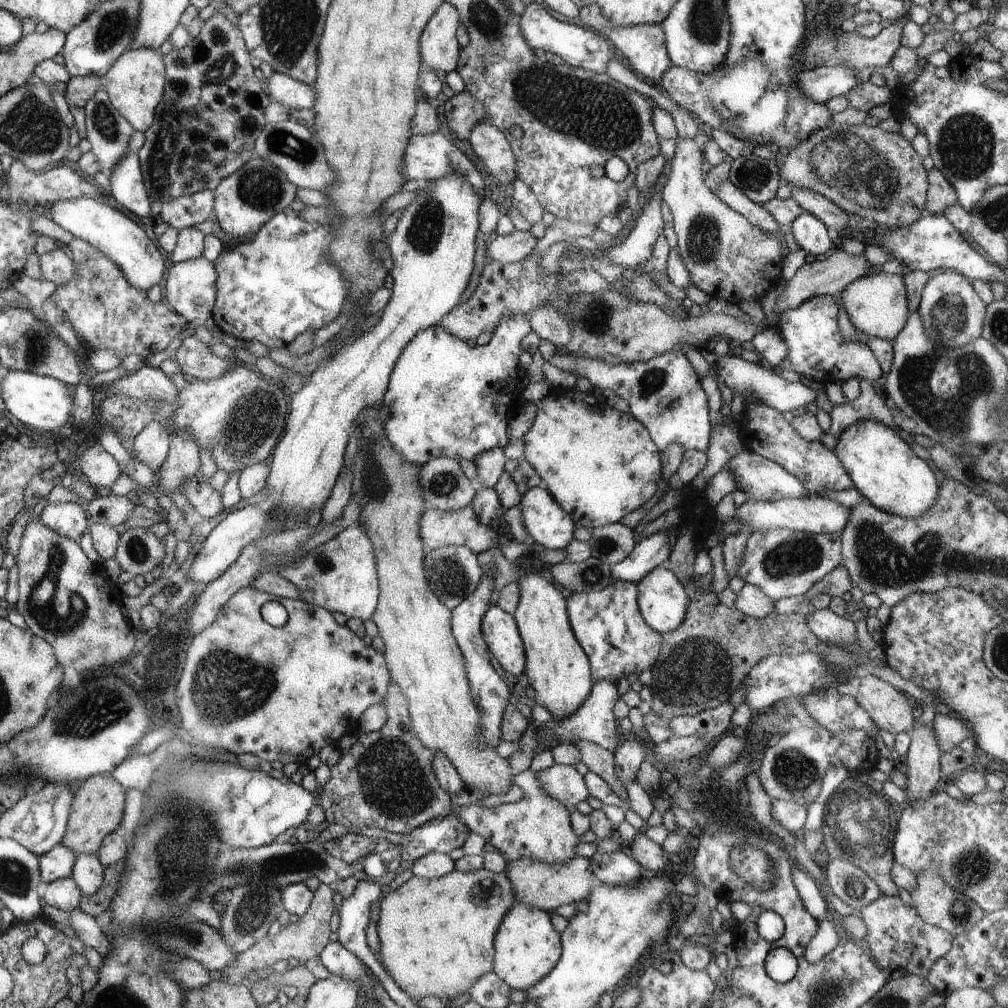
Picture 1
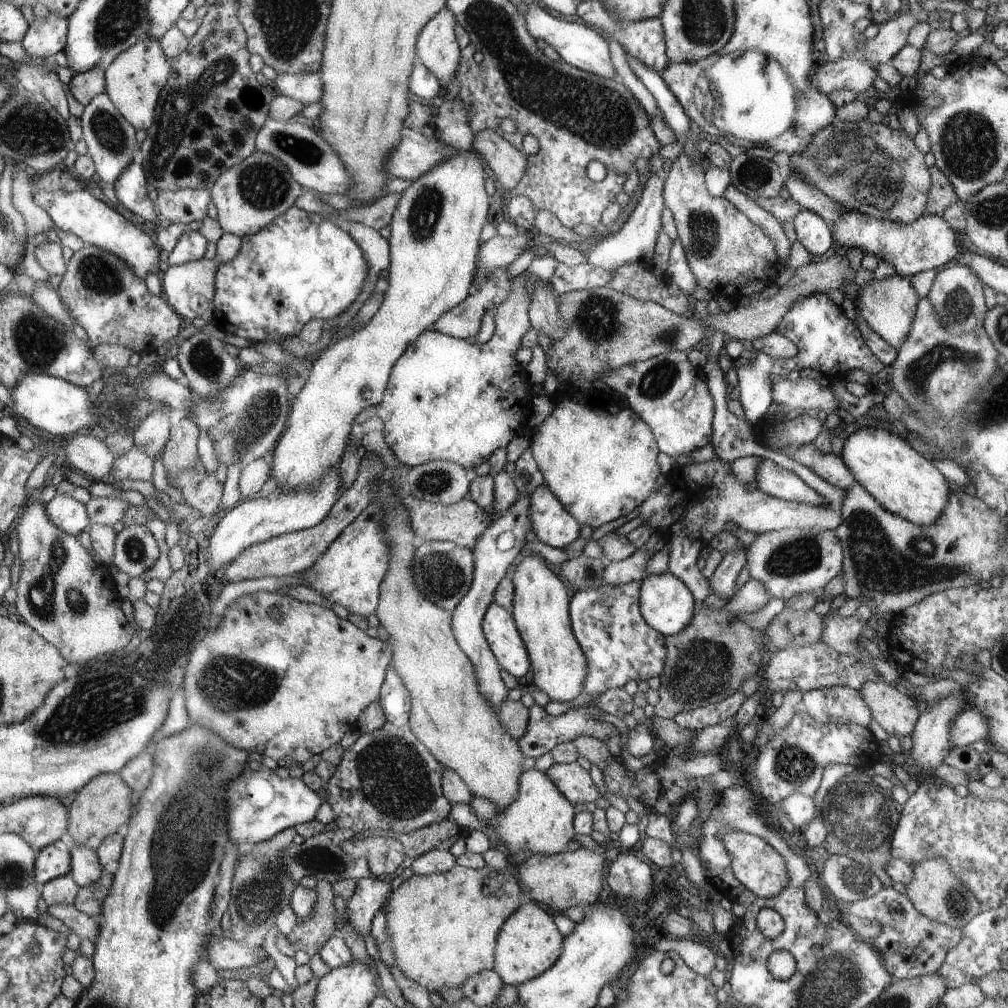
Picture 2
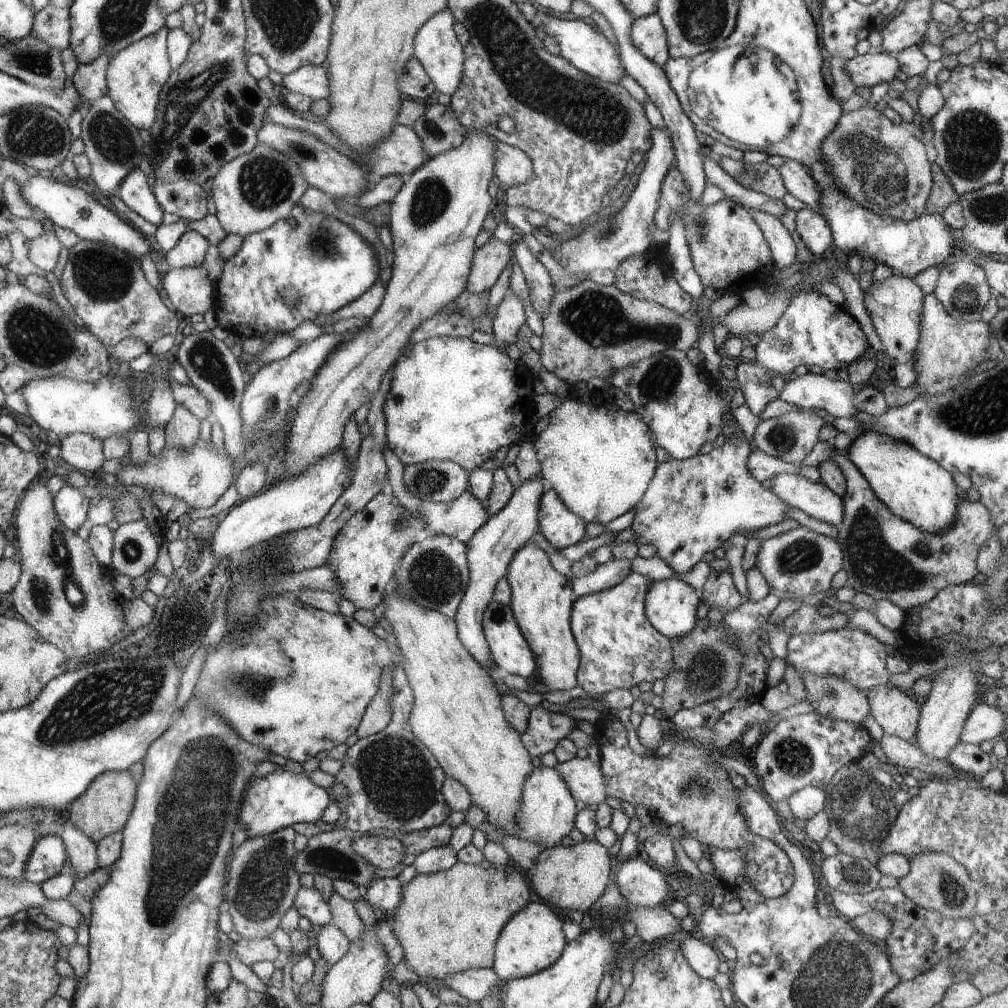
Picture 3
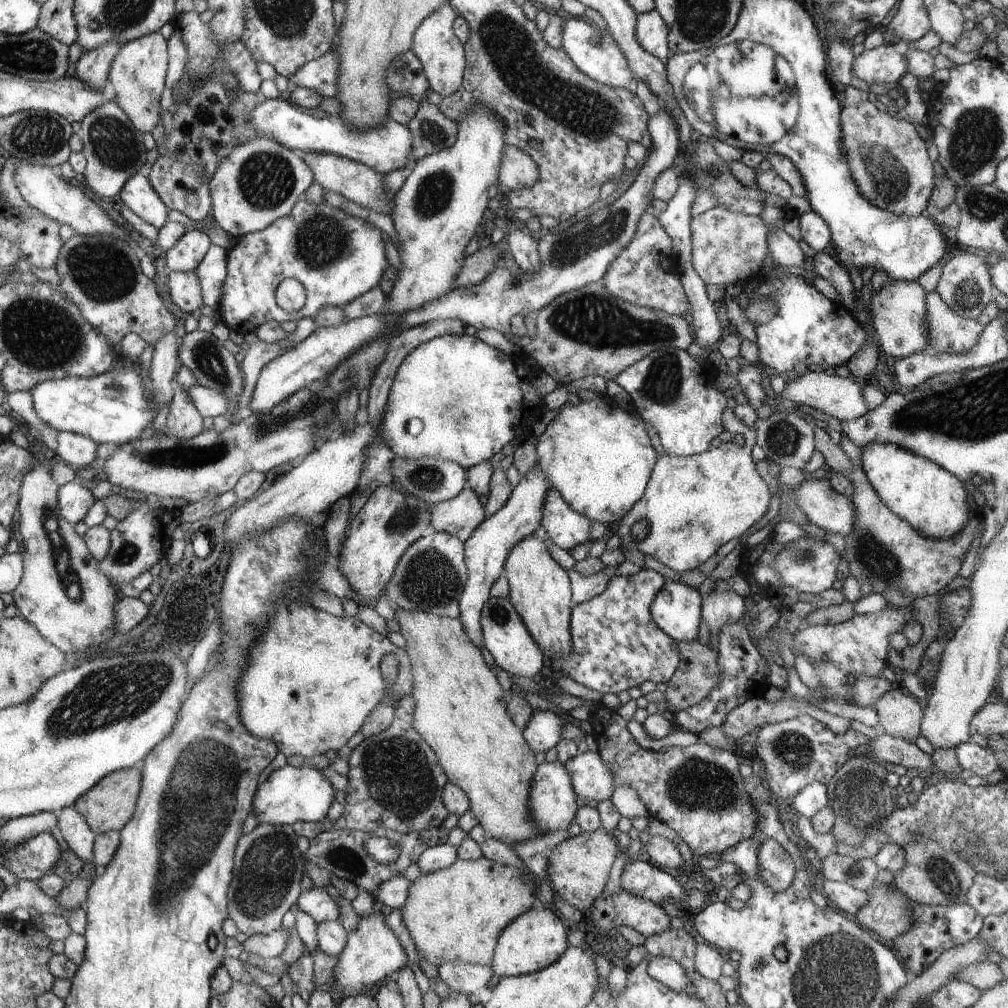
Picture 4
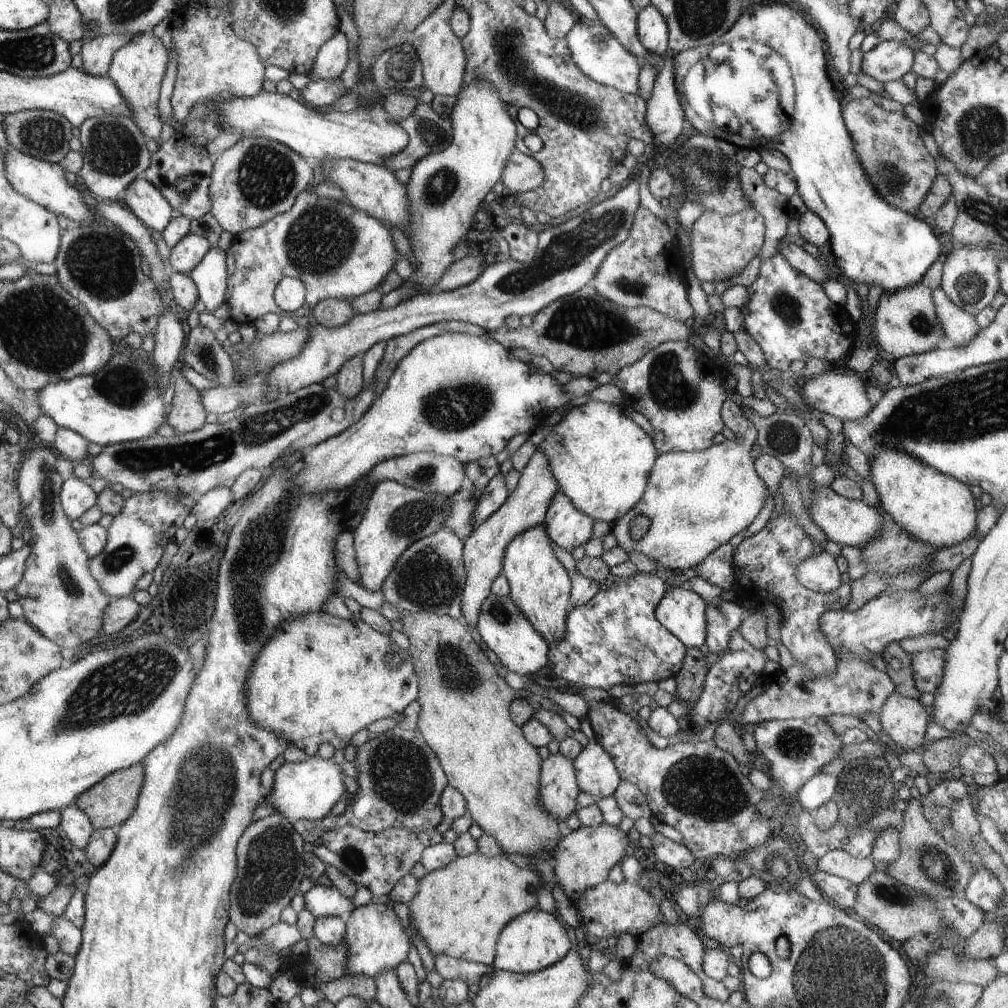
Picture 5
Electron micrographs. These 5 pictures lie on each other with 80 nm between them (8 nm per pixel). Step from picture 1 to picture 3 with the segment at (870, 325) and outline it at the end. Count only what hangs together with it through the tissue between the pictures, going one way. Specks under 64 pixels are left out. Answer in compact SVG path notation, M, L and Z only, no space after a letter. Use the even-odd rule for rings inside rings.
M899 275L890 276L883 281L875 281L865 292L864 305L866 311L882 342L885 354L892 360L910 356L918 348L924 298L924 292L913 279Z

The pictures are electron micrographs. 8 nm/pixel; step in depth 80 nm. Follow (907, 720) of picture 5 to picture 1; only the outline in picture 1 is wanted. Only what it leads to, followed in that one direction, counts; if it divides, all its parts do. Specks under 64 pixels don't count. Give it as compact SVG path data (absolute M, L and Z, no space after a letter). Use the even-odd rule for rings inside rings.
M867 673L861 675L861 680L855 698L870 714L874 725L895 736L901 732L910 733L916 718L904 693Z

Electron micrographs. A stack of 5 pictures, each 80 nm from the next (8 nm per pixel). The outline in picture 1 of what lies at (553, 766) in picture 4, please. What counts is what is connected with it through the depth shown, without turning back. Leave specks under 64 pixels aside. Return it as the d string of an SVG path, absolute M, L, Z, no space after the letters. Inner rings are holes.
M531 769L521 772L515 778L516 784L524 796L514 804L502 804L496 808L485 808L477 804L453 806L453 813L462 818L470 831L476 832L486 840L487 846L497 849L505 860L514 861L522 858L534 858L538 862L554 863L570 861L577 856L576 846L580 836L572 826L572 814L564 803L558 802L547 793L536 771Z

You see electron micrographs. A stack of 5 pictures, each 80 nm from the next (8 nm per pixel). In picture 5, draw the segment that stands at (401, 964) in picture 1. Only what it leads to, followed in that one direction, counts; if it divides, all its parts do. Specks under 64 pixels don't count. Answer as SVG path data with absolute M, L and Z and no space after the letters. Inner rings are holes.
M476 852L469 856L459 855L448 866L428 873L420 880L418 892L408 904L414 926L434 956L446 954L459 960L493 965L500 932L508 922L536 908L536 890L540 878L528 872L529 866L514 862L508 854L489 856Z

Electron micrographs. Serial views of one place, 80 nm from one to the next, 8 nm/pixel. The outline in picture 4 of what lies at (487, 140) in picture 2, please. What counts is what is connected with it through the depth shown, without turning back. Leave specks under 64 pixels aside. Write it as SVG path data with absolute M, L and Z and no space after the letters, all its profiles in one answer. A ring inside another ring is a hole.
M506 145L502 154L501 177L499 185L506 192L524 191L538 182L541 172L537 163L526 152L511 145Z

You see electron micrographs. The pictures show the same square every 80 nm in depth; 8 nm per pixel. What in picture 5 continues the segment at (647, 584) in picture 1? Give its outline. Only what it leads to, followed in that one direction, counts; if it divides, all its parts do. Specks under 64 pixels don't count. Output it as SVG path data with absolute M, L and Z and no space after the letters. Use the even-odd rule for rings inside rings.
M686 586L669 588L654 610L656 619L687 649L706 644L707 602Z

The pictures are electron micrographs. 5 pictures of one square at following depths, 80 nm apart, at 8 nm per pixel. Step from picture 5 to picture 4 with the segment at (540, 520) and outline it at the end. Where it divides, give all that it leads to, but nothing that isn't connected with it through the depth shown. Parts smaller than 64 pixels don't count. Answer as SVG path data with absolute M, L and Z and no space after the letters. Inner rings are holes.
M540 464L528 470L518 486L510 494L509 501L498 513L490 514L465 543L465 565L468 567L468 581L460 599L460 622L465 627L470 642L482 646L481 613L485 603L492 597L493 586L504 573L504 562L510 550L528 536L542 529L543 507L548 492L553 488L550 480L544 476Z

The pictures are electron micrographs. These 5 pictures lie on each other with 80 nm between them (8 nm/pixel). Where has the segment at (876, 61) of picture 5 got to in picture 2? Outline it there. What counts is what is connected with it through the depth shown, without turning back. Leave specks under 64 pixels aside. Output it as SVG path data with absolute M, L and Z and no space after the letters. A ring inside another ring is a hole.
M857 57L832 61L817 67L812 84L826 95L830 95L834 90L863 93L873 86L878 77L878 71L870 60Z

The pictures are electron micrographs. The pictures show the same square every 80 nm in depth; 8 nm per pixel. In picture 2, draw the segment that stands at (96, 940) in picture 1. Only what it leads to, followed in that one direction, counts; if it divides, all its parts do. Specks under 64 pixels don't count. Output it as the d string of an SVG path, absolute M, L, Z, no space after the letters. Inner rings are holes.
M54 904L48 908L48 914L61 920L81 940L90 940L98 936L98 922L88 914L78 911L72 904Z

